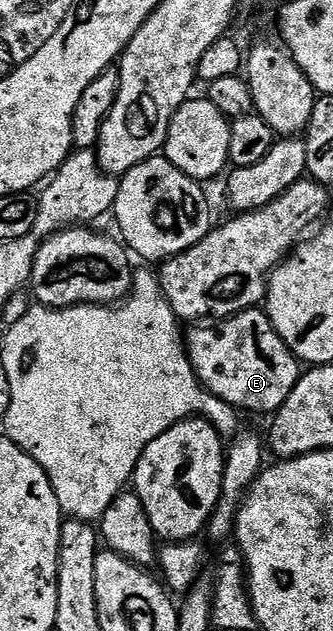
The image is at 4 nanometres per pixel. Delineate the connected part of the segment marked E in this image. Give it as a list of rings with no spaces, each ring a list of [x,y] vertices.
[[[264,309],[245,310],[242,314],[218,321],[216,324],[197,324],[184,335],[185,348],[189,352],[189,363],[205,389],[217,398],[231,404],[238,412],[254,410],[257,414],[272,416],[283,408],[283,404],[302,376],[302,363],[287,348],[285,339],[275,332]]]

